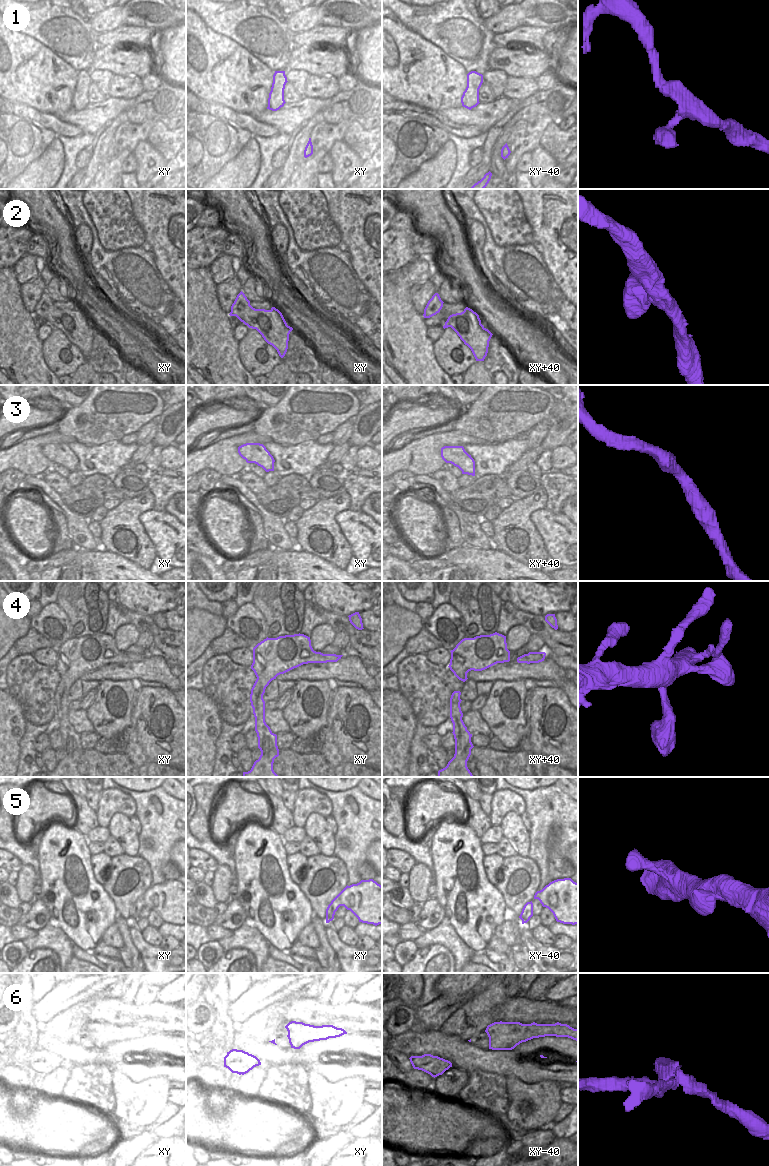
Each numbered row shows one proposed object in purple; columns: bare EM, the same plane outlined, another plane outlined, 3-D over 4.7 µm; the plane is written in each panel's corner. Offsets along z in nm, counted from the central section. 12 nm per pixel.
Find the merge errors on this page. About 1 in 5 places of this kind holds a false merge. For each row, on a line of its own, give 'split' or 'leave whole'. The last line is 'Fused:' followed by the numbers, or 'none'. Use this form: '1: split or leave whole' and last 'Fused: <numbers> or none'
1: leave whole
2: leave whole
3: leave whole
4: leave whole
5: leave whole
6: split
Fused: 6

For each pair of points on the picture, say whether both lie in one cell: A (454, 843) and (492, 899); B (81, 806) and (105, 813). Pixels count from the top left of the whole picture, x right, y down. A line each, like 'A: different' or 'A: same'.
A: same
B: different

